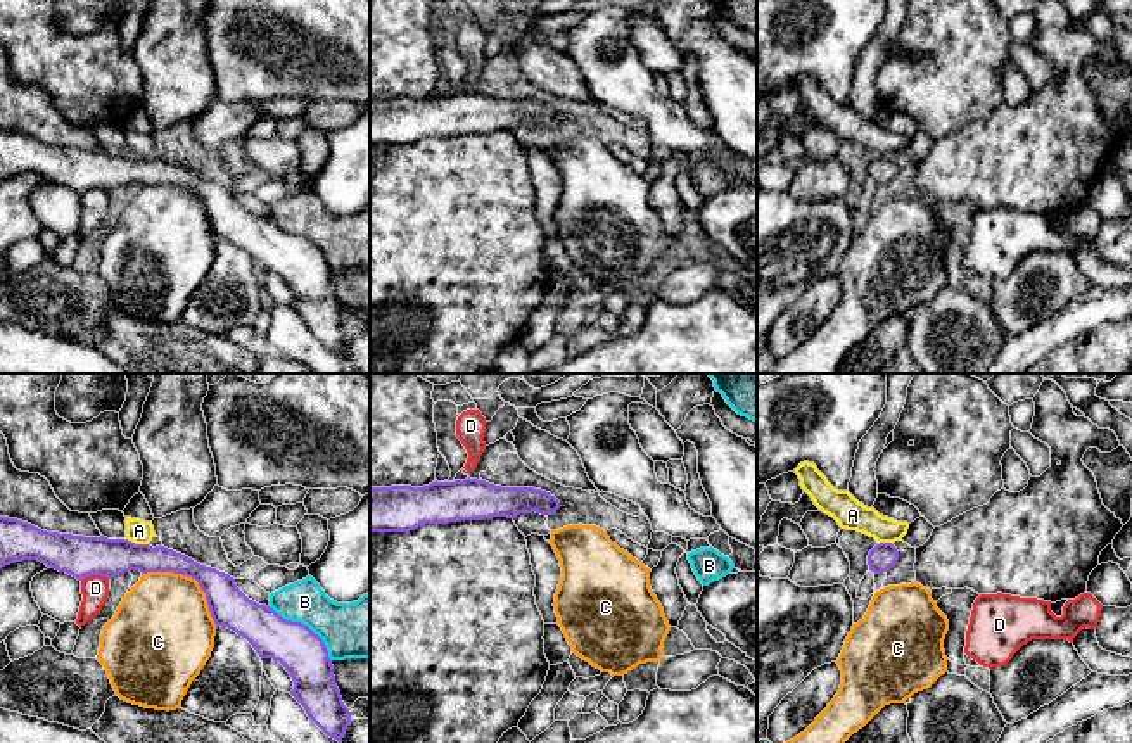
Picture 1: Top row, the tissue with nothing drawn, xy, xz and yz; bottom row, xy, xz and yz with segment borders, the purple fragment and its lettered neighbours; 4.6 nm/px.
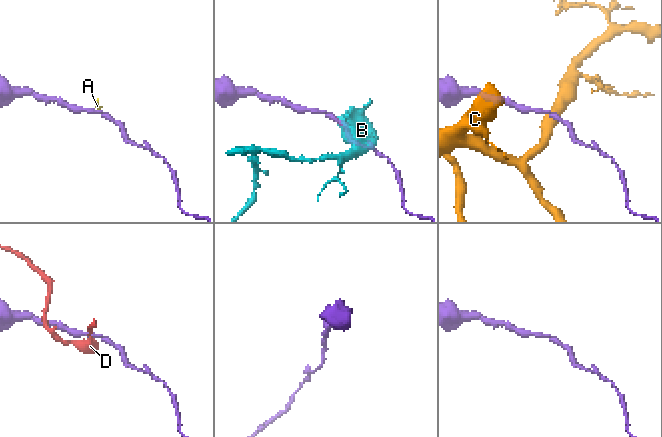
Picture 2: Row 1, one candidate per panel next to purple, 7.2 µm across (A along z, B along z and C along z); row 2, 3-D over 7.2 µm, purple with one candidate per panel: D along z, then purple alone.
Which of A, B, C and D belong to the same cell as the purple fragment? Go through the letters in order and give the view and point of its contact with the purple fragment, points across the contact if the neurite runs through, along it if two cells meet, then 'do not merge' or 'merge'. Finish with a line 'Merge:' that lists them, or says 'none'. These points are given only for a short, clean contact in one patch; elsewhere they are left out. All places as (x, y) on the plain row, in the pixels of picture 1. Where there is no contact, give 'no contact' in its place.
A: meets purple in xy at (137, 158); border along xy (127, 151), (147, 158); do not merge
B: meets purple in xy at (306, 239); do not merge
C: meets purple in xy at (192, 190); border along xy (142, 185), (190, 189), (204, 206), (216, 239); do not merge
D: meets purple in xy at (94, 187); do not merge
Merge: none

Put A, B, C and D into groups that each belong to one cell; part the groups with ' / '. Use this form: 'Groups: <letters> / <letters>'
Groups: A / B / C / D

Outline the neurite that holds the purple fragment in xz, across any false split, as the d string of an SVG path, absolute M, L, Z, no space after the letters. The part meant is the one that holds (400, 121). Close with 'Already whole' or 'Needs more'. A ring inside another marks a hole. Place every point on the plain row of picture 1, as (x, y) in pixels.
M470 90L455 95L436 93L423 100L370 100L370 145L410 145L423 137L449 137L493 130L515 131L520 126L532 124L553 128L558 121L560 114L546 104L534 100L501 100Z. Already whole

